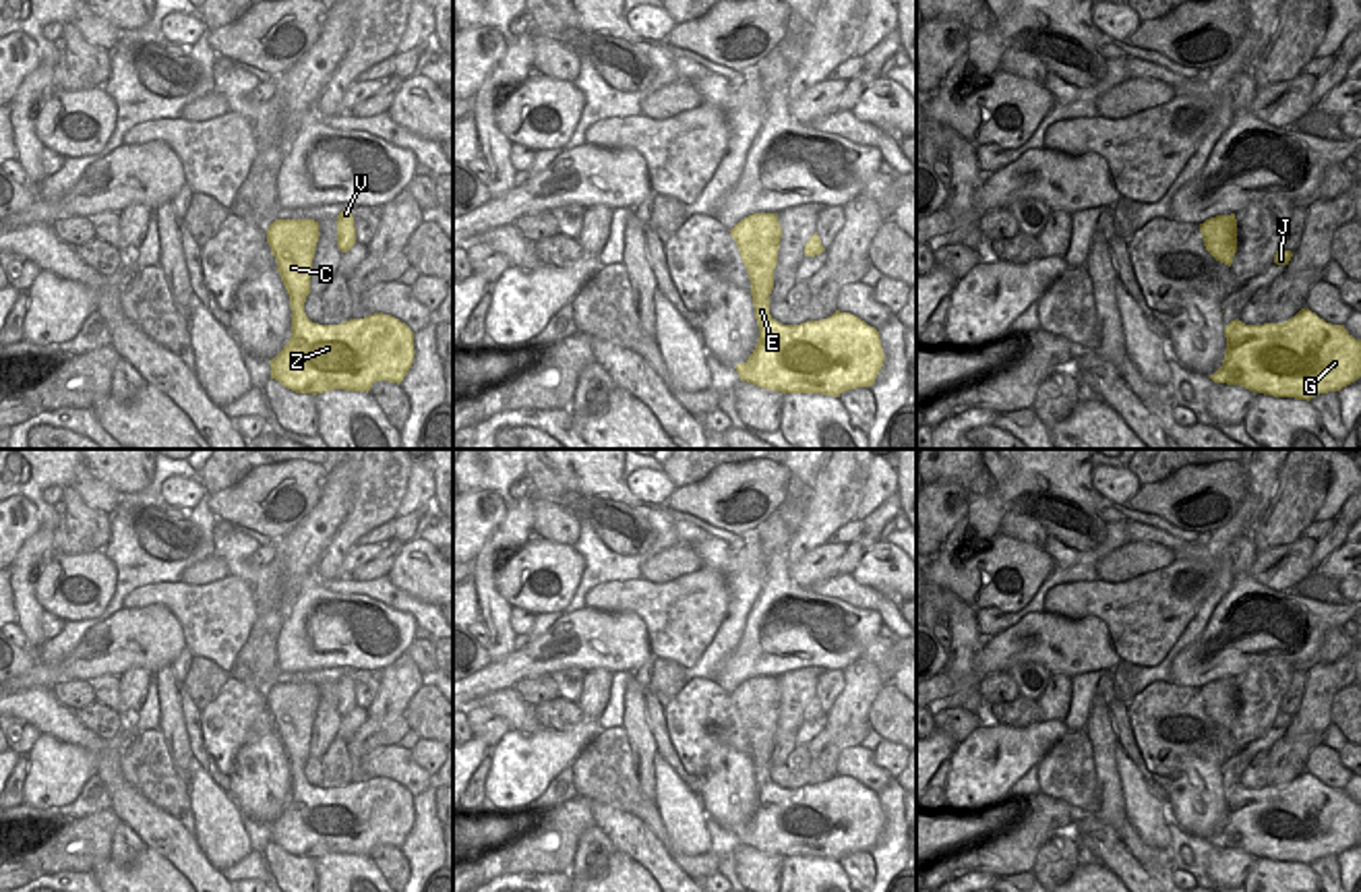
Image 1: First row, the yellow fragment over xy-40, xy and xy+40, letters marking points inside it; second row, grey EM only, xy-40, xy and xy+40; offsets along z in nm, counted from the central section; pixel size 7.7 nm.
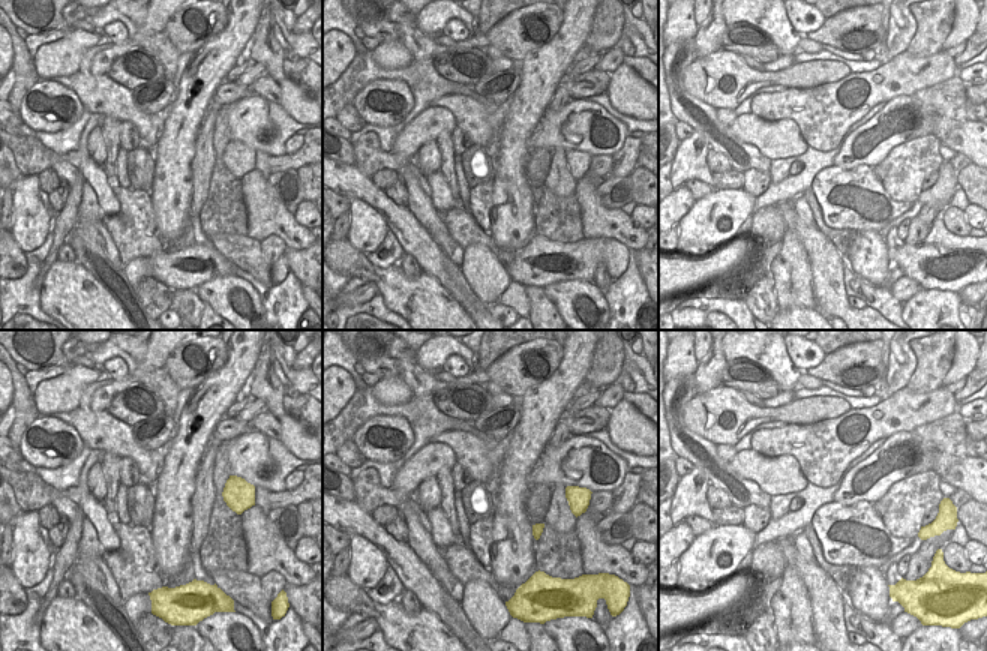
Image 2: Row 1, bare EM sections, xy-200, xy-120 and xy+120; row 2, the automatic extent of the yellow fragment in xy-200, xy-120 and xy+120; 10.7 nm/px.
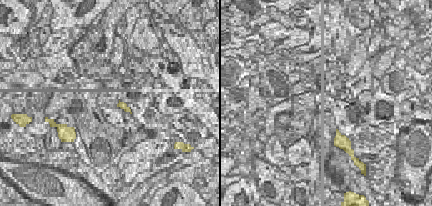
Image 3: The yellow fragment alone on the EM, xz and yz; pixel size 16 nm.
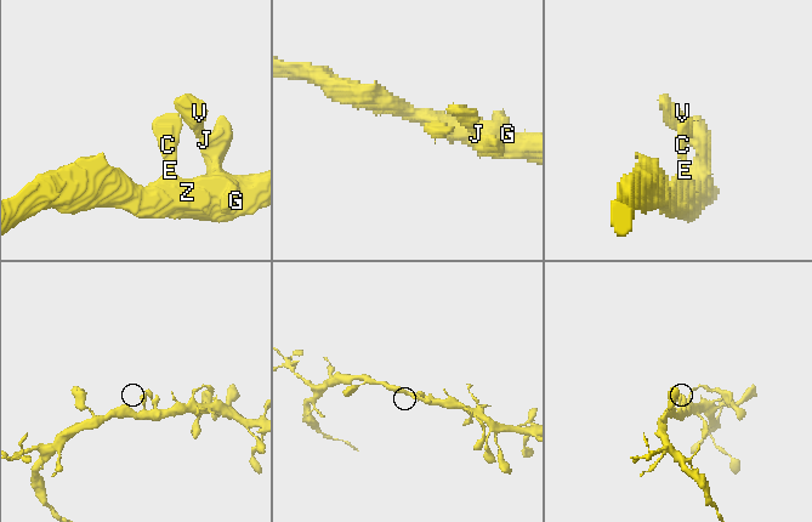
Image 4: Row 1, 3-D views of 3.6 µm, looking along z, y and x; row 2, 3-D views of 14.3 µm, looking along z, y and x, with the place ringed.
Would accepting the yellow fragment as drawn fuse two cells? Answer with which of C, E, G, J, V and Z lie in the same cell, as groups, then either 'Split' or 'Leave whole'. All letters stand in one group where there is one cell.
Groups: C E G J V Z. Leave whole

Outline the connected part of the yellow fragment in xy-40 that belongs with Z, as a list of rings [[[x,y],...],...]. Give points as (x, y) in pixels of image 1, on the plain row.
[[[275,683],[267,706],[290,760],[292,801],[269,824],[271,842],[296,857],[370,855],[376,844],[401,846],[414,828],[414,795],[383,776],[339,789],[312,786],[304,776],[319,685]]]

